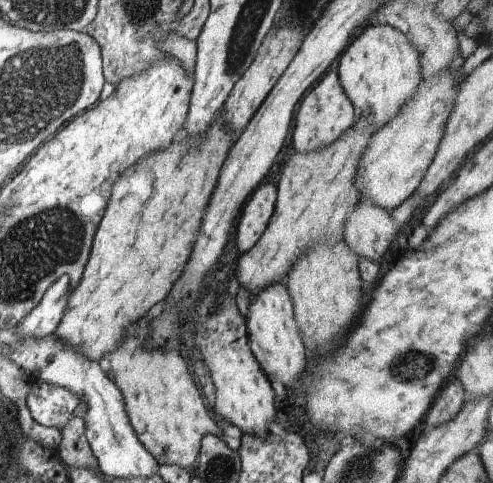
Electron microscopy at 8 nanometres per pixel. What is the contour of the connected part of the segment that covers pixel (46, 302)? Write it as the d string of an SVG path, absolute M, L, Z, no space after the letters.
M62 275L48 287L40 302L23 318L14 335L31 341L54 334L64 316L71 292L69 276Z

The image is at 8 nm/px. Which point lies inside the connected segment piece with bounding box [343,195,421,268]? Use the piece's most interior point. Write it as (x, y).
(368, 231)

